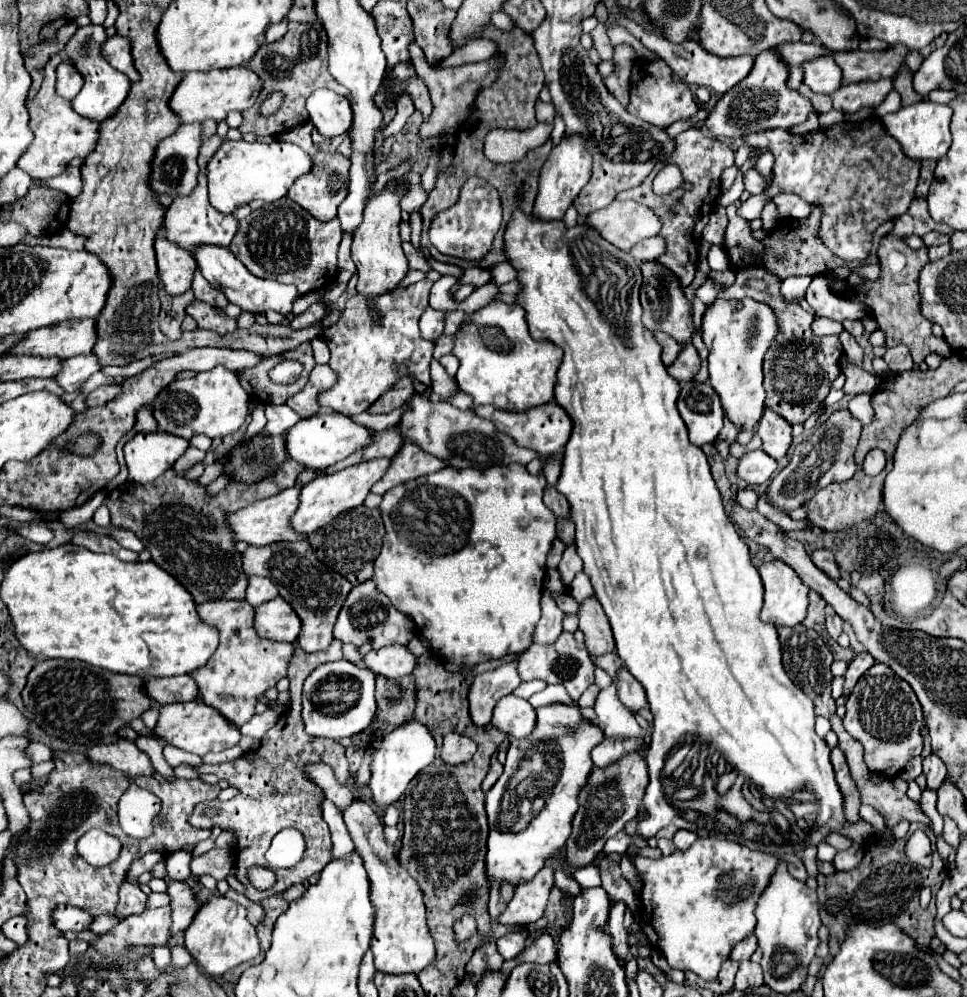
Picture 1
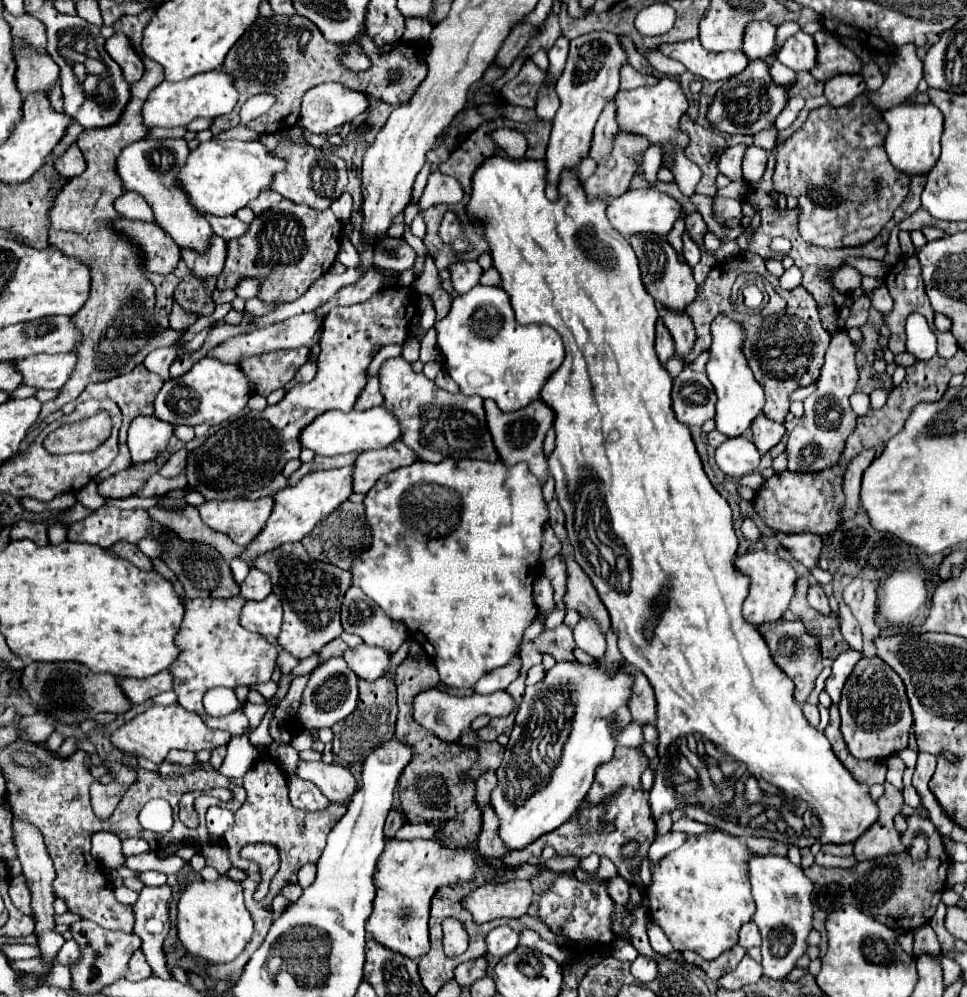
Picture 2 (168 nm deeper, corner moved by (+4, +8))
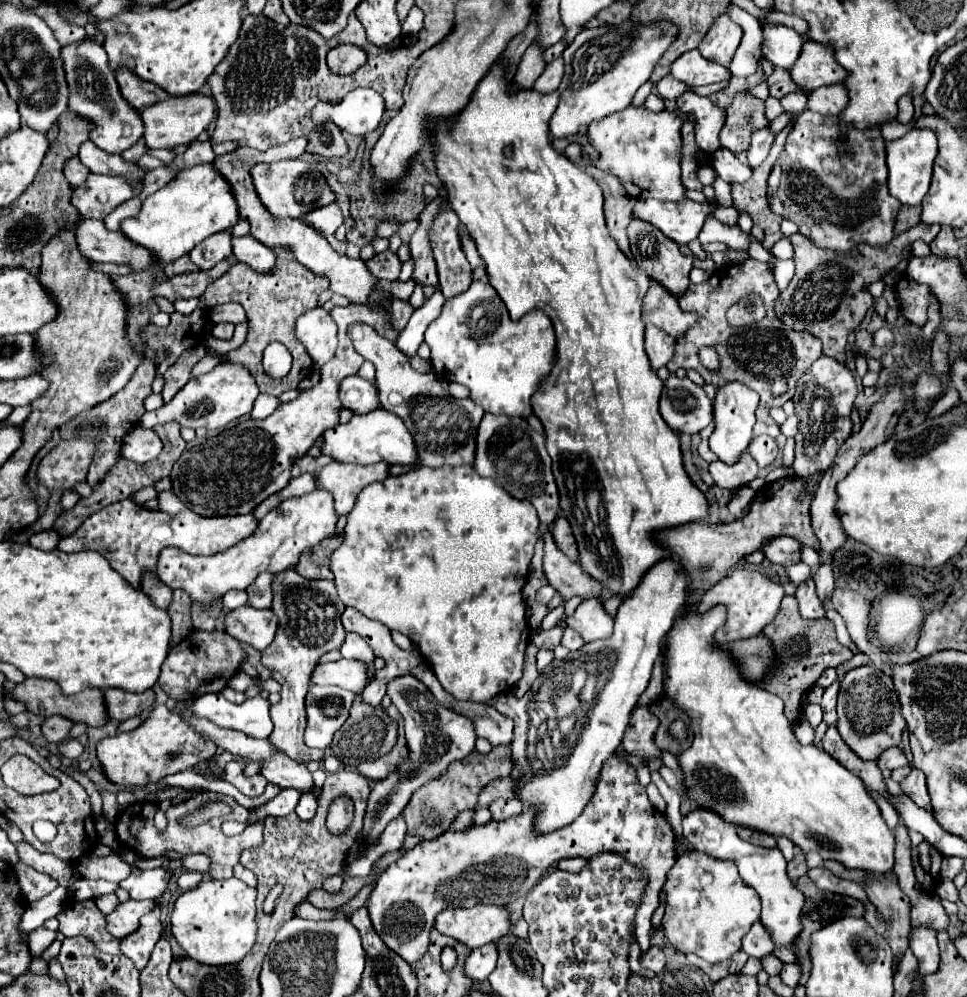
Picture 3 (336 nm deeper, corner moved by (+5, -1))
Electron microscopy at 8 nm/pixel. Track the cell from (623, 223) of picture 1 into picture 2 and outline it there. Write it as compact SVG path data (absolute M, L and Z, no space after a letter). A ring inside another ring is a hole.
M654 188L628 190L608 204L606 214L608 214L608 220L614 224L614 228L626 238L630 238L636 232L654 232L654 234L666 236L672 230L674 222L682 216L682 204Z

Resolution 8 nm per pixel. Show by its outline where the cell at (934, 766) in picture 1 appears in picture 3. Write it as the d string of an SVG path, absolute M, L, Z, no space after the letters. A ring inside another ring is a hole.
M919 769L911 771L911 775L901 783L901 789L918 806L928 807L927 804L931 804L929 793L927 793L927 783L925 783L925 773L921 773Z

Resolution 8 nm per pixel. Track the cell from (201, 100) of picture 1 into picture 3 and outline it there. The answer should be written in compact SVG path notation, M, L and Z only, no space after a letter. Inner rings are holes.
M191 93L183 97L169 97L165 101L159 101L155 105L149 105L141 111L145 133L143 139L149 149L173 149L181 143L193 141L201 131L205 131L211 121L215 119L215 101L203 93Z

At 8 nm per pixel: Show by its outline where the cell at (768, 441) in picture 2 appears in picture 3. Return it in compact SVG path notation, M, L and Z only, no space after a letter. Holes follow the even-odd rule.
M759 435L751 441L749 449L751 457L757 461L759 467L769 467L775 459L777 459L777 453L779 453L779 445L775 439L771 439L769 435Z

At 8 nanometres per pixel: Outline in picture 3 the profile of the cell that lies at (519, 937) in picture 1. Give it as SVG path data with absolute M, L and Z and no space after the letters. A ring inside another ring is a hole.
M489 943L473 949L465 961L465 973L475 981L485 981L497 965L497 945Z

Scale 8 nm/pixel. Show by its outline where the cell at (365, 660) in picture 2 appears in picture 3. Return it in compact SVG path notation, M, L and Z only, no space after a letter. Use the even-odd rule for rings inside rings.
M339 659L335 663L321 663L313 671L311 681L317 685L337 685L353 693L361 693L367 685L369 665L353 659Z

